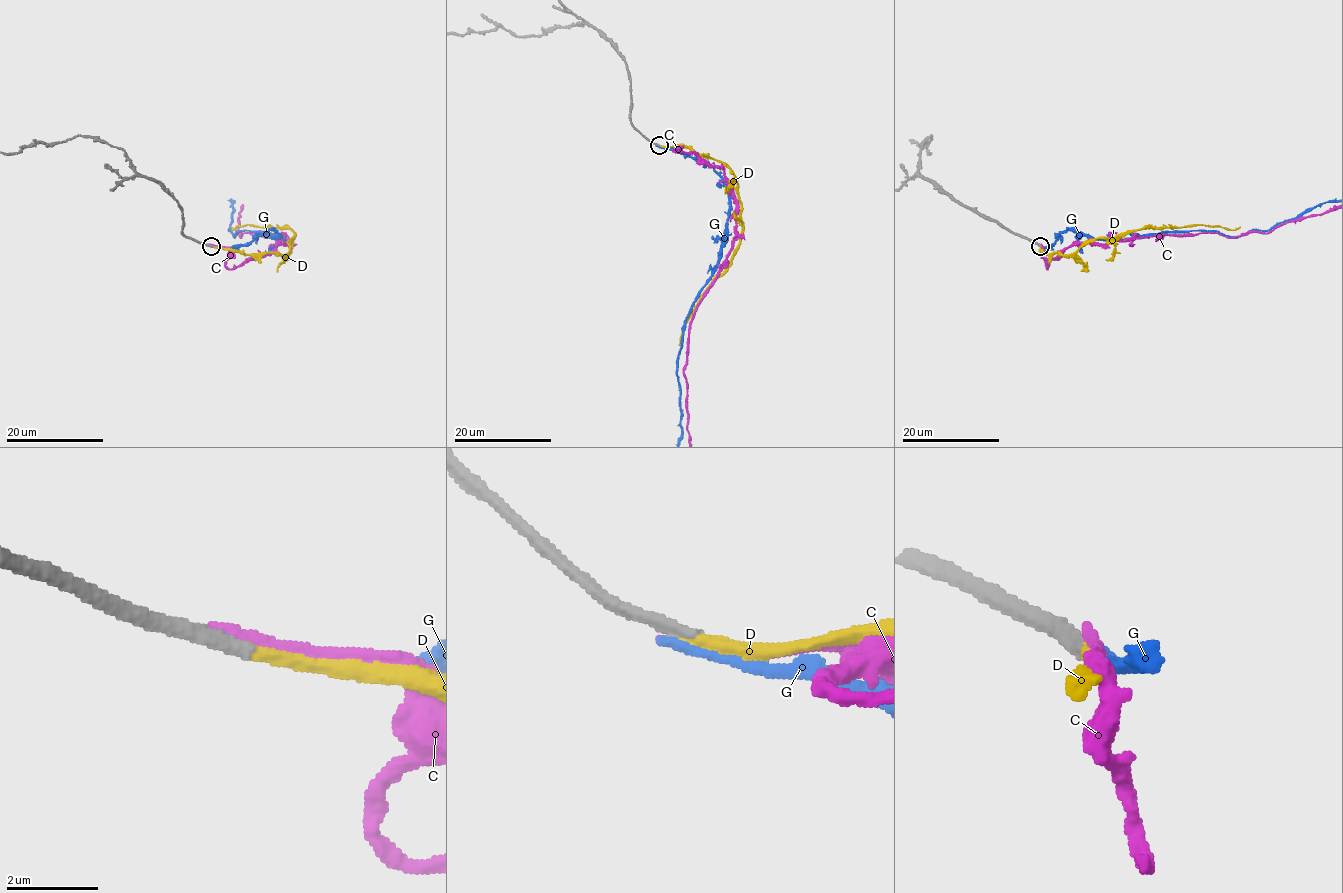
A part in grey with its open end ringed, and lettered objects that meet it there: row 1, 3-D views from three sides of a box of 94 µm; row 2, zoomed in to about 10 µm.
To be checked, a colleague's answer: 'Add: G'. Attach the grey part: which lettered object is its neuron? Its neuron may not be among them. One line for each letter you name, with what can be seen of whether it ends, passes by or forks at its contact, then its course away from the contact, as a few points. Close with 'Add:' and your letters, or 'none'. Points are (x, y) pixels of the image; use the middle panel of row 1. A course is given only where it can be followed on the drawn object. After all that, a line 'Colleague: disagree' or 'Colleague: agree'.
D: it ends there; it runs (658, 145), (690, 148), (722, 161), (733, 173), (740, 202), (741, 235), (736, 253), (699, 301), (679, 345)
Add: D
Colleague: disagree

